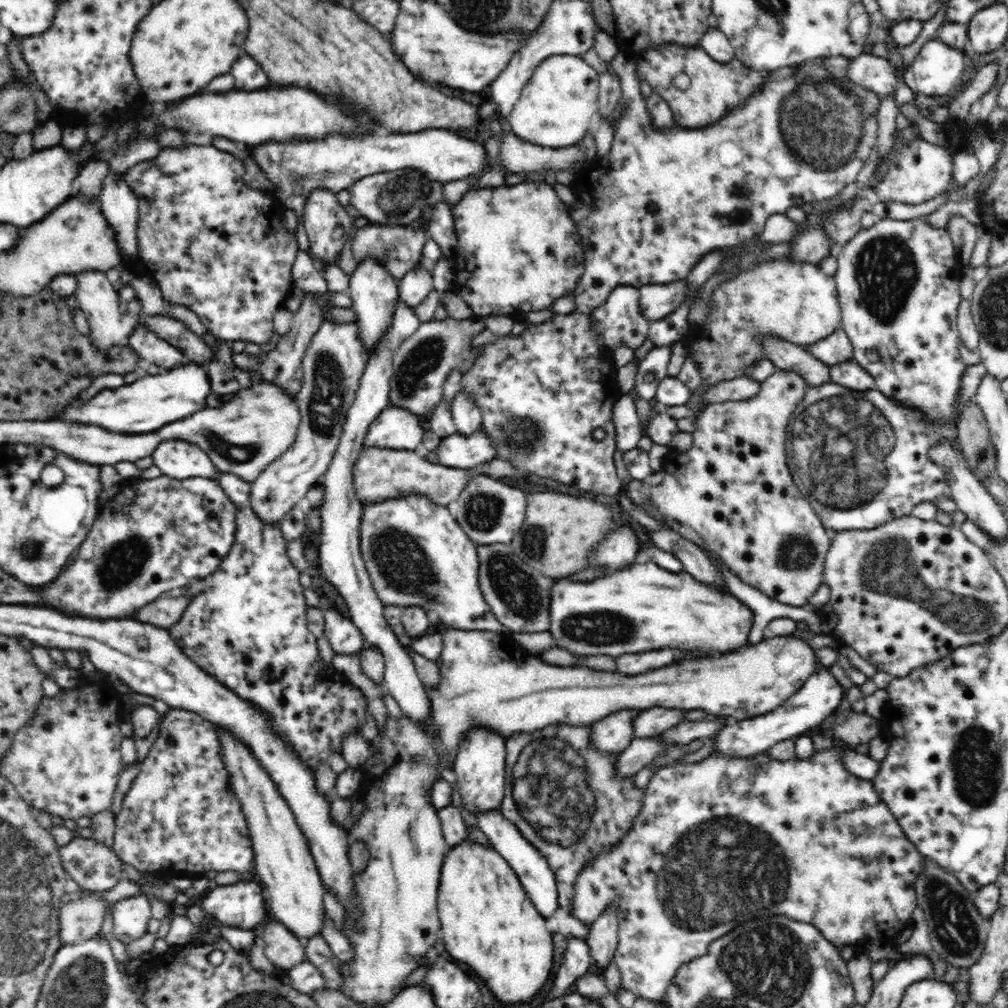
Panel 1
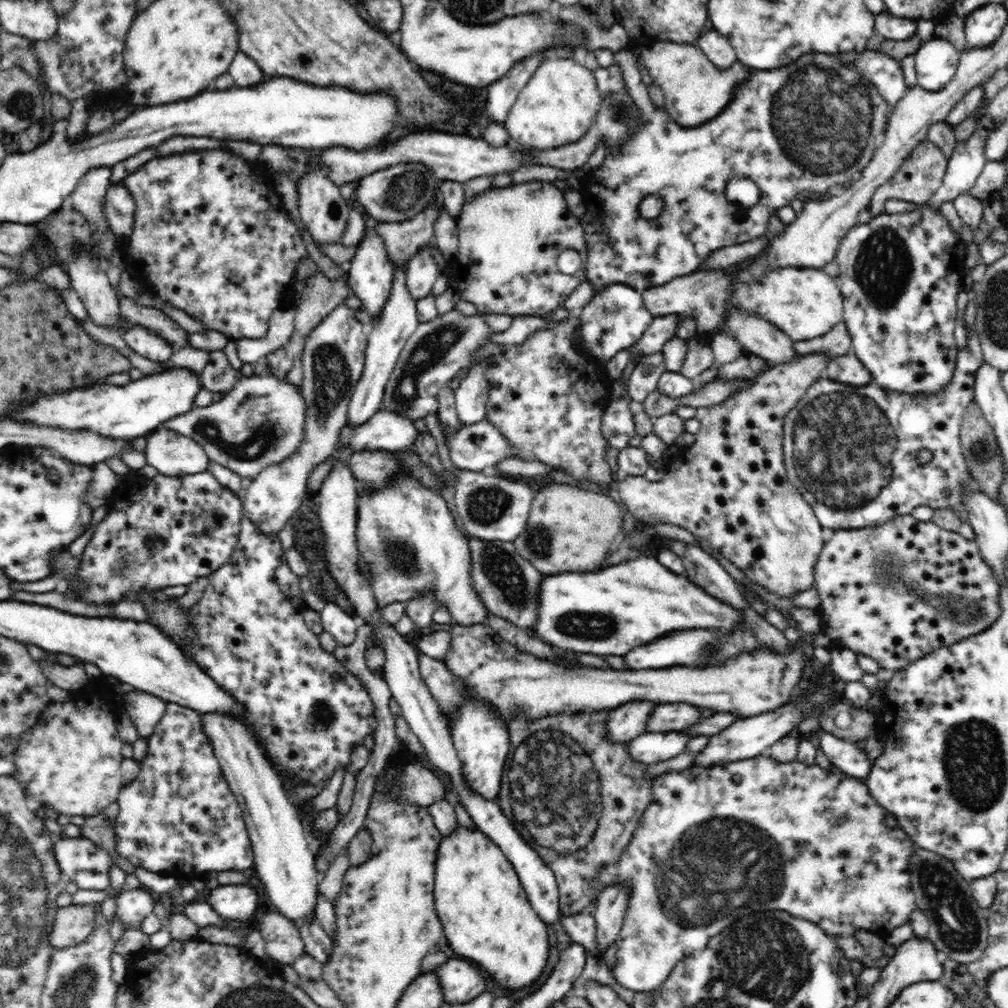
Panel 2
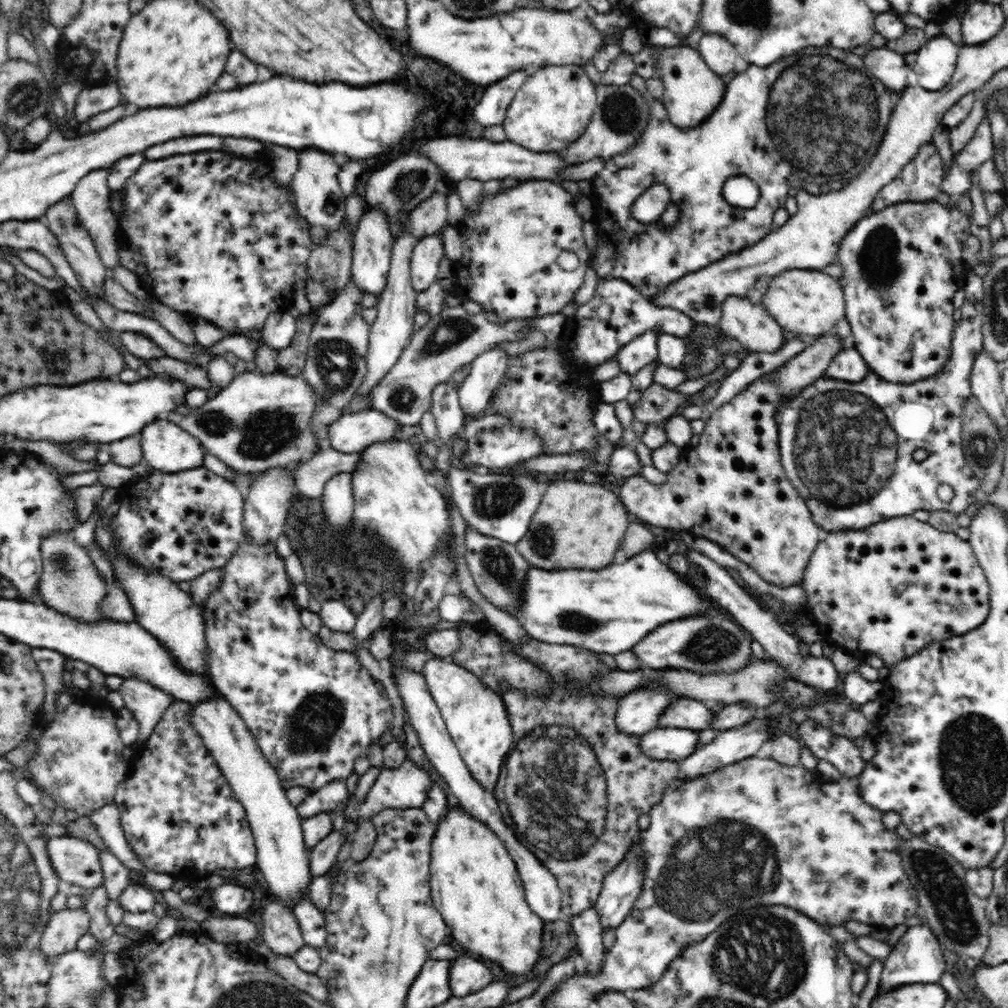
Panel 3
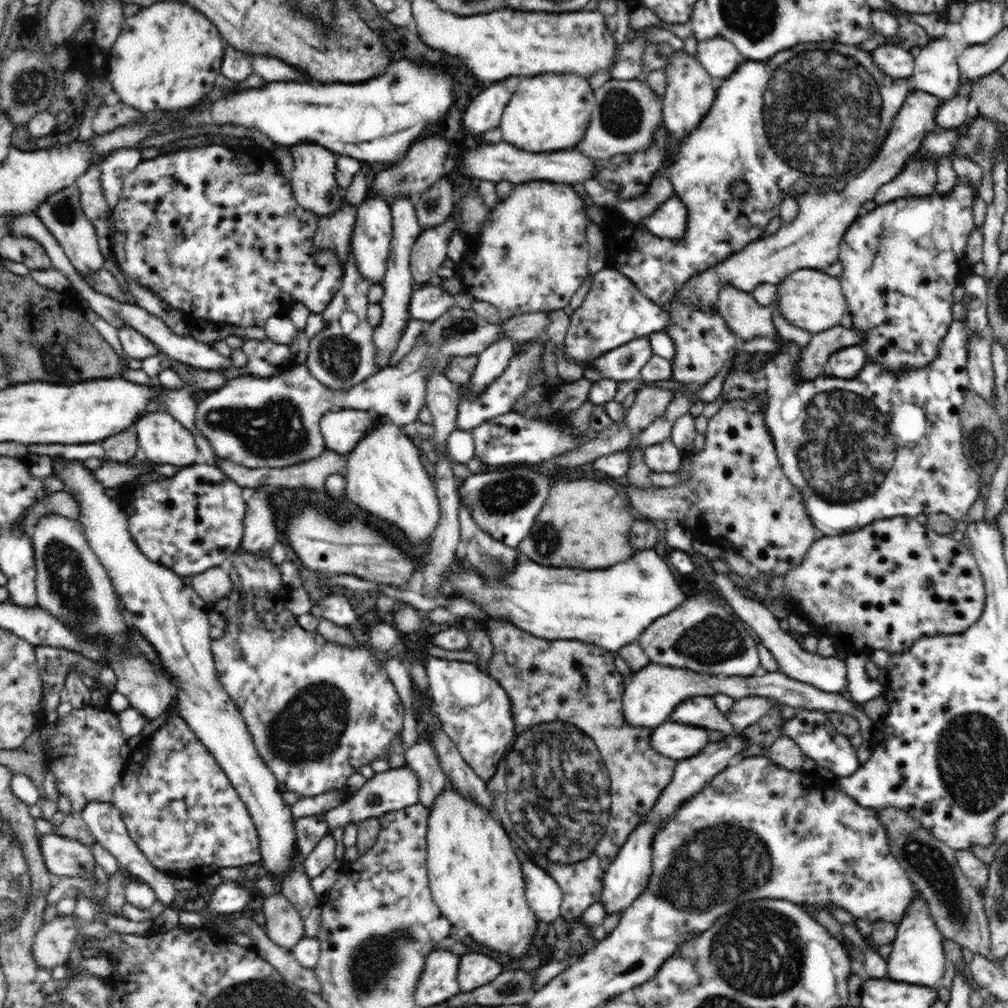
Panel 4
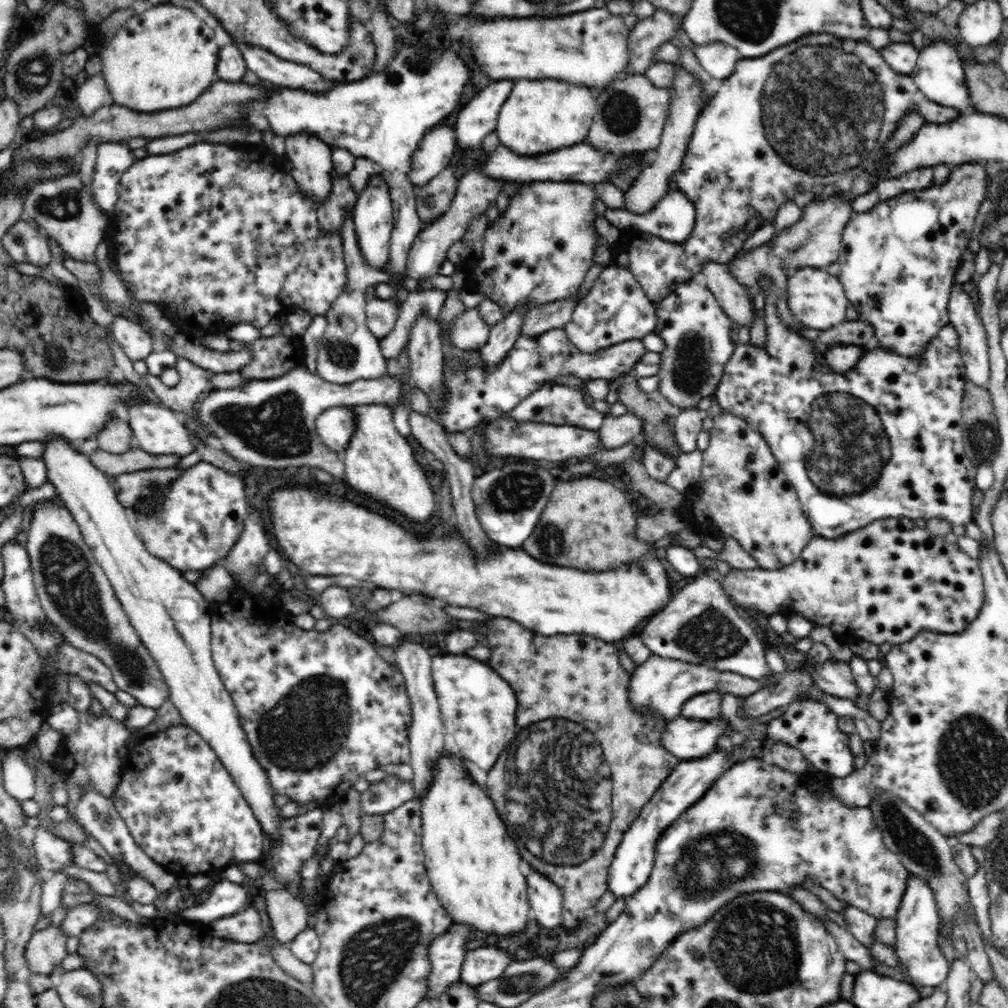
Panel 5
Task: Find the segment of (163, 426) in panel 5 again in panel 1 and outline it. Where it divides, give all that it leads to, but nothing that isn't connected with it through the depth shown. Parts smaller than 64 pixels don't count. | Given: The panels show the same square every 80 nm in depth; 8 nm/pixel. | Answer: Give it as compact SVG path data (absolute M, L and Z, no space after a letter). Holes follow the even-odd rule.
M173 439L161 443L152 452L154 465L162 475L185 480L202 477L217 481L219 472L211 458L198 446L182 440Z

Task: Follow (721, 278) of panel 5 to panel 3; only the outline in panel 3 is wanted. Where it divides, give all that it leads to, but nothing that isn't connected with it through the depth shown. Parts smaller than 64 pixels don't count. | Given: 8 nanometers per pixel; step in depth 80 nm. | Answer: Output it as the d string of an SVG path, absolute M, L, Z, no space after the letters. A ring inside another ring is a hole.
M726 296L722 302L722 316L719 322L720 331L728 337L735 338L741 346L752 352L767 352L774 354L778 352L784 343L783 328L770 316L770 313L761 305L750 302L745 296Z

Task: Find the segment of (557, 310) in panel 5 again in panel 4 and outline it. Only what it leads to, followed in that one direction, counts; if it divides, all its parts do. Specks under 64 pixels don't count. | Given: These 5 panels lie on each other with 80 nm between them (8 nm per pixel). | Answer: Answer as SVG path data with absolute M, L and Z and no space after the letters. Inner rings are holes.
M454 305L443 312L436 320L428 321L416 339L412 350L403 356L394 366L380 369L364 382L352 386L350 390L332 390L330 386L324 386L318 382L307 369L307 365L300 364L293 368L288 367L282 374L271 377L255 377L240 375L230 379L206 400L197 404L194 422L200 435L212 445L212 449L219 458L238 464L242 467L256 468L285 468L294 464L314 460L328 450L320 429L320 420L324 414L332 410L355 409L373 411L378 415L388 417L398 427L411 424L419 420L419 413L426 403L426 380L434 370L444 373L448 368L448 362L456 356L476 356L482 350L486 350L490 344L494 344L500 338L511 338L515 342L524 343L536 339L539 334L546 332L545 328L550 322L549 312L532 312L521 314L514 318L503 320L498 324L488 322L471 308L465 309Z

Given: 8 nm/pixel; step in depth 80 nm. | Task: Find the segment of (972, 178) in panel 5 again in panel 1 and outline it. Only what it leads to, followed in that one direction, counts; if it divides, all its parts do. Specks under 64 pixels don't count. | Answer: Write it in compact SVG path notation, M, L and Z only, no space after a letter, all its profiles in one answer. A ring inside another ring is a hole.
M925 216L914 219L893 220L889 218L878 219L872 227L862 228L850 242L840 246L833 253L837 260L837 271L834 273L835 283L839 294L838 300L841 308L841 326L848 335L853 346L853 360L856 361L875 381L875 388L896 403L903 403L904 407L910 407L920 411L930 422L938 422L938 425L951 422L959 416L960 390L962 390L962 376L966 370L960 357L960 335L957 316L961 296L958 290L963 264L957 256L951 234L946 227L931 226Z

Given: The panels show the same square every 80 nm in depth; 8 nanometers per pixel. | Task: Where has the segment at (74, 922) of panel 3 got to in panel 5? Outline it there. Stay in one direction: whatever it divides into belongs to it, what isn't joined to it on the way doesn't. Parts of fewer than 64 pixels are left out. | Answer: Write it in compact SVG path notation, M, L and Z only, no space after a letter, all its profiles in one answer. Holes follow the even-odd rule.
M50 925L32 933L25 955L28 969L36 974L52 976L54 967L69 955L66 950L68 940L60 925Z

